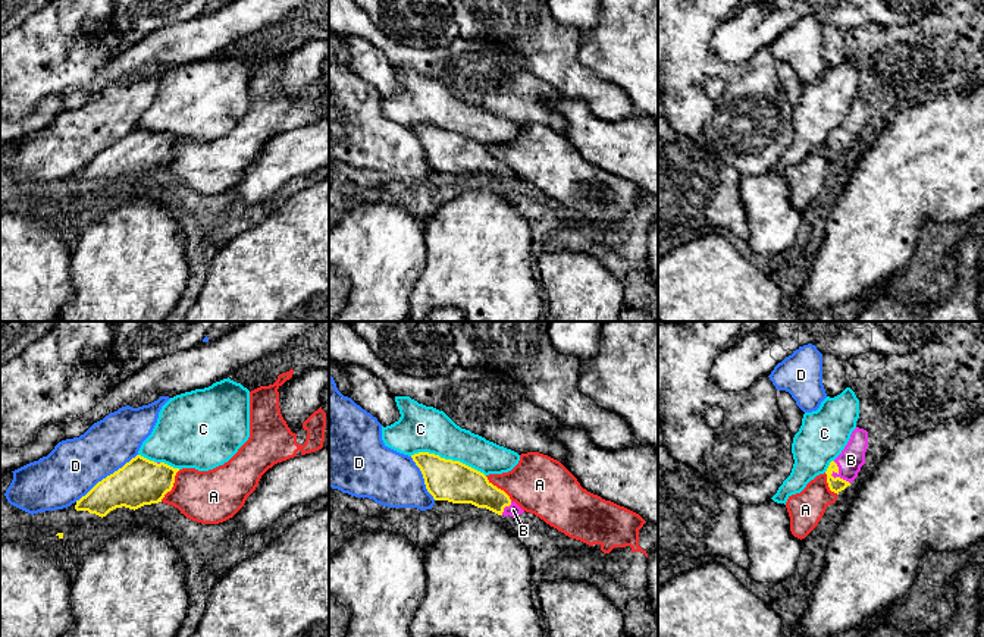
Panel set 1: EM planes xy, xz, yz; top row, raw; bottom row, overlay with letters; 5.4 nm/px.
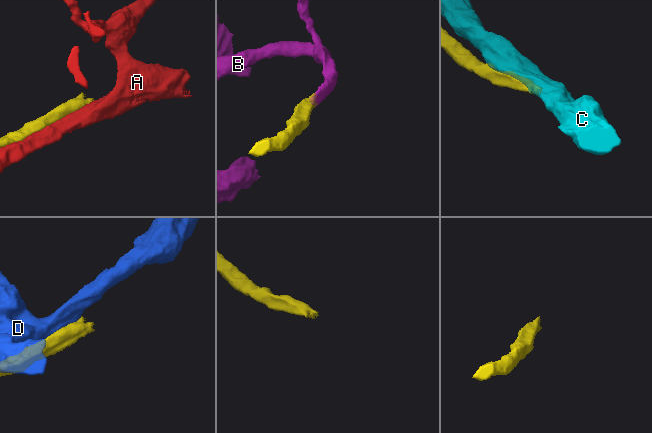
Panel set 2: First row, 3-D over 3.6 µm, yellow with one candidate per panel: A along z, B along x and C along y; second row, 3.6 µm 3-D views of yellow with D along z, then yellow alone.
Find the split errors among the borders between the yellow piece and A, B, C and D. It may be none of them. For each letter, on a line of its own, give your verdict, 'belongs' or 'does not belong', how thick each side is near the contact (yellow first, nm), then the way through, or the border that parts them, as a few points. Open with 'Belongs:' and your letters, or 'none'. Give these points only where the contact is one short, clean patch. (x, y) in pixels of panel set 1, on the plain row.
Belongs: B
A: does not belong | 260/300 nm
B: belongs | 80/140 nm | across yz (836, 156), (837, 144), (851, 131)
C: does not belong | 220/260 nm
D: does not belong | 260/300 nm

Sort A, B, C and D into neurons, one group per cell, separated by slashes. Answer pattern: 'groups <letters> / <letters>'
groups A / B / C / D

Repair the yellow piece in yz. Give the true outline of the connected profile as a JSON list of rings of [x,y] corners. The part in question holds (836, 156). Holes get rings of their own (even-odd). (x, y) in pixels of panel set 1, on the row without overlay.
[[[856,98],[842,125],[830,134],[825,145],[831,163],[840,164],[858,148],[865,135],[868,103]]]

